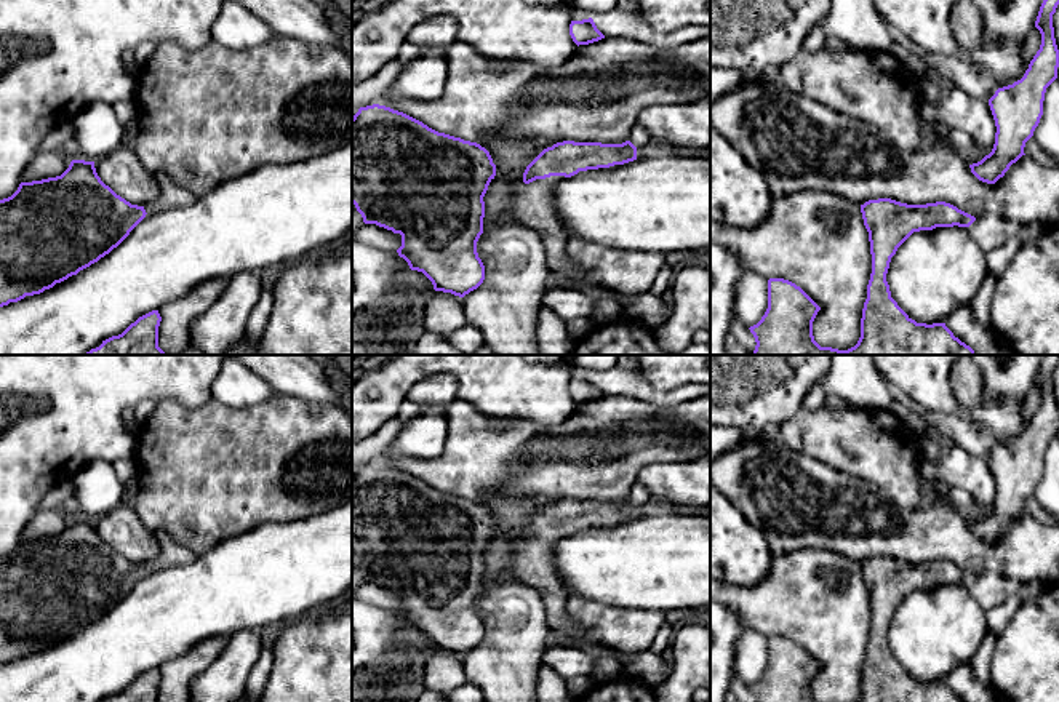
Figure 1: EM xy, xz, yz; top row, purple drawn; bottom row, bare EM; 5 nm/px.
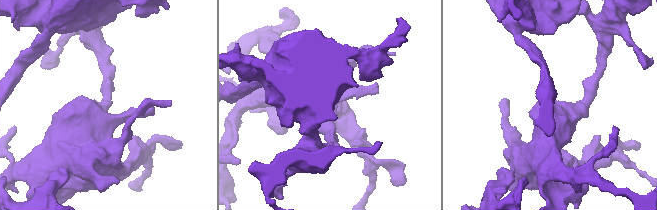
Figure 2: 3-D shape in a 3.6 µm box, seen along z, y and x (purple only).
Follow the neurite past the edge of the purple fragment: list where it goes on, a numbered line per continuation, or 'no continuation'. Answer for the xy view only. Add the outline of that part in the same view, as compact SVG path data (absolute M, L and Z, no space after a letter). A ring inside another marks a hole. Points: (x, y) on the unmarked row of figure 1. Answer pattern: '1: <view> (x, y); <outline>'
1: xy (171, 554); M158 529L155 536L160 544L160 552L144 563L147 572L160 571L173 566L184 566L197 560L197 555L178 544L166 531Z

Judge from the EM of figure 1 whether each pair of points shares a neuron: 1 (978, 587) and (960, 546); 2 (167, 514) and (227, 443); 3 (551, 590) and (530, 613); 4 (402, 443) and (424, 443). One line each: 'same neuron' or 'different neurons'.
1: different neurons
2: same neuron
3: different neurons
4: same neuron

